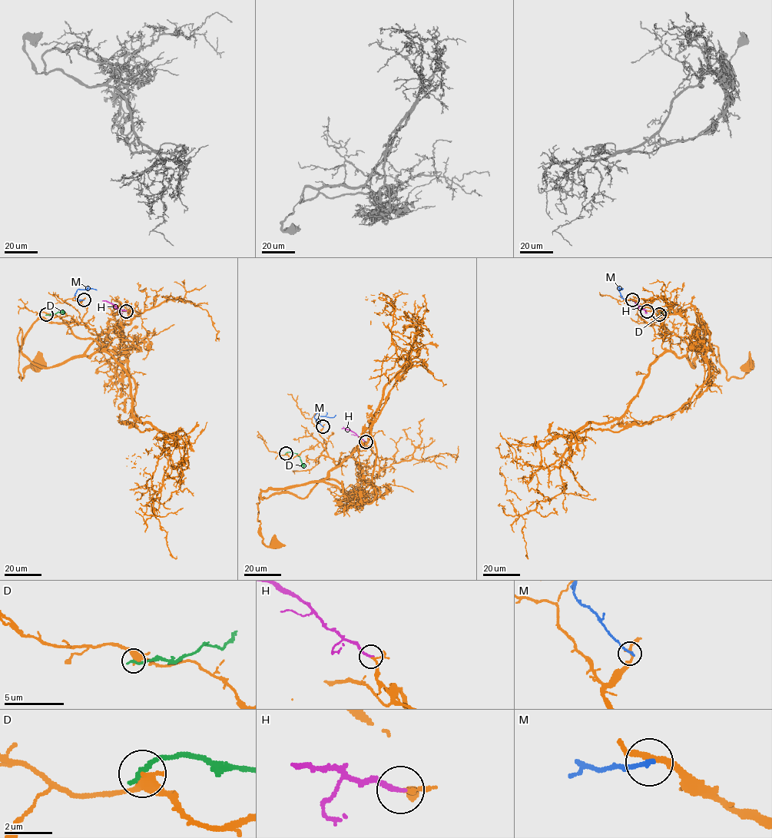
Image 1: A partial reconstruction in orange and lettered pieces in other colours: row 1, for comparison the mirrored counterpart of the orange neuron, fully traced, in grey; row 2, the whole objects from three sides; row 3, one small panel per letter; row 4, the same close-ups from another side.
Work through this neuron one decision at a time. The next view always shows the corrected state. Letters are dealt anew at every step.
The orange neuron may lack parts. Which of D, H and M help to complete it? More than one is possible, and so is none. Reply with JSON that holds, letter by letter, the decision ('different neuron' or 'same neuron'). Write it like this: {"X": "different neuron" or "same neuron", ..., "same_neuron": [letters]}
{"D": "different neuron", "H": "same neuron", "M": "different neuron", "same_neuron": ["H"]}

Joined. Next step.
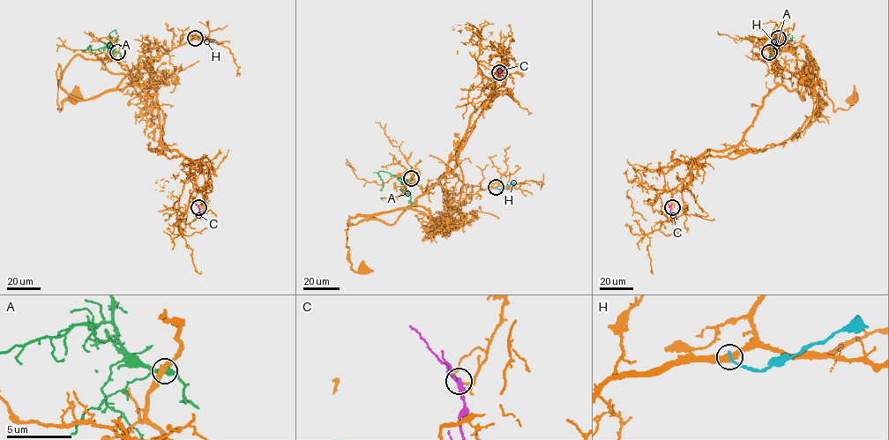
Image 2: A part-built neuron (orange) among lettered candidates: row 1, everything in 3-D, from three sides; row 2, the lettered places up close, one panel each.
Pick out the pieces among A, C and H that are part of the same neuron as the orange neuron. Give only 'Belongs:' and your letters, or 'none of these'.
Belongs: C

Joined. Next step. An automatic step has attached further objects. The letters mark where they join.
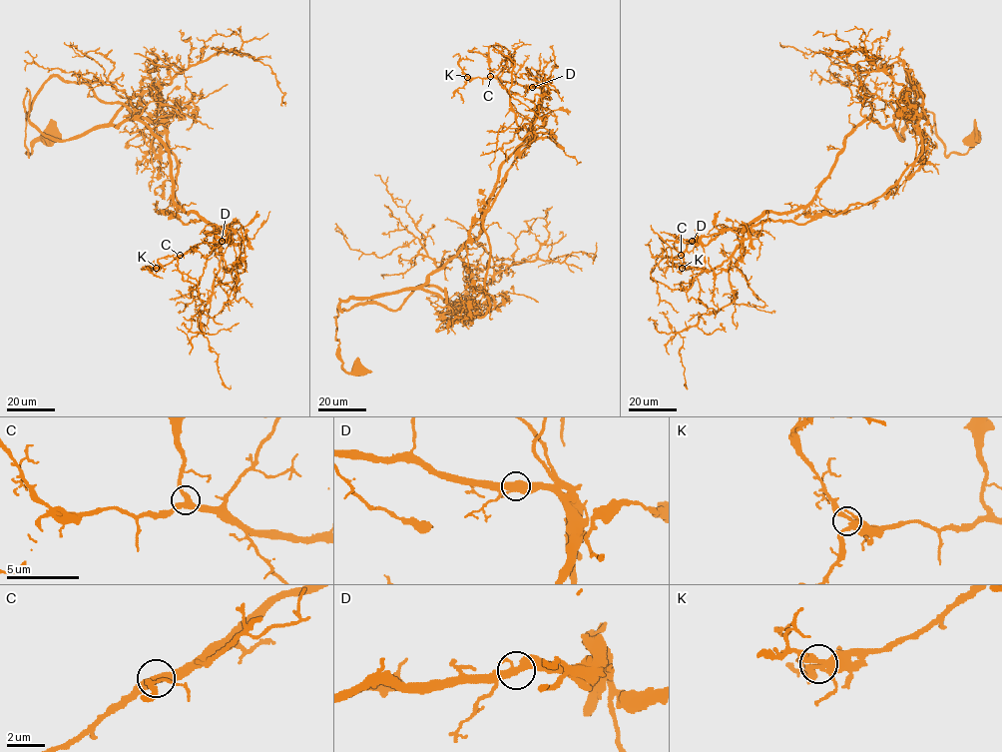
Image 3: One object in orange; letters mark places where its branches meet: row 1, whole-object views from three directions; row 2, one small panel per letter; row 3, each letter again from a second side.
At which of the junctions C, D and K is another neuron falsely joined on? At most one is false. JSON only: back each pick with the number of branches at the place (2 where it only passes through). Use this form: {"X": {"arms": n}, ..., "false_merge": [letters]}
{"false_merge": []}

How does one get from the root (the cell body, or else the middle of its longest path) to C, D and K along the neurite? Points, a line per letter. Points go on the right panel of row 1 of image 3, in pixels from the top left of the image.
C: (973, 137), (946, 156), (909, 89), (902, 140), (865, 119), (808, 203), (698, 237), (681, 255)
D: (973, 137), (965, 154), (946, 156), (934, 115), (909, 89), (902, 140), (865, 119), (808, 203), (692, 241)
K: (973, 137), (946, 156), (909, 89), (902, 140), (865, 119), (808, 203), (698, 237), (682, 268)

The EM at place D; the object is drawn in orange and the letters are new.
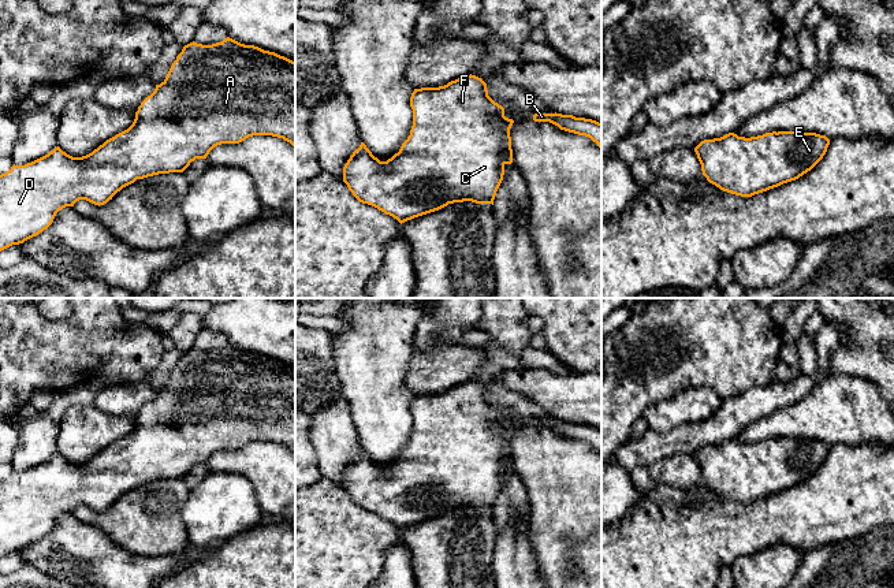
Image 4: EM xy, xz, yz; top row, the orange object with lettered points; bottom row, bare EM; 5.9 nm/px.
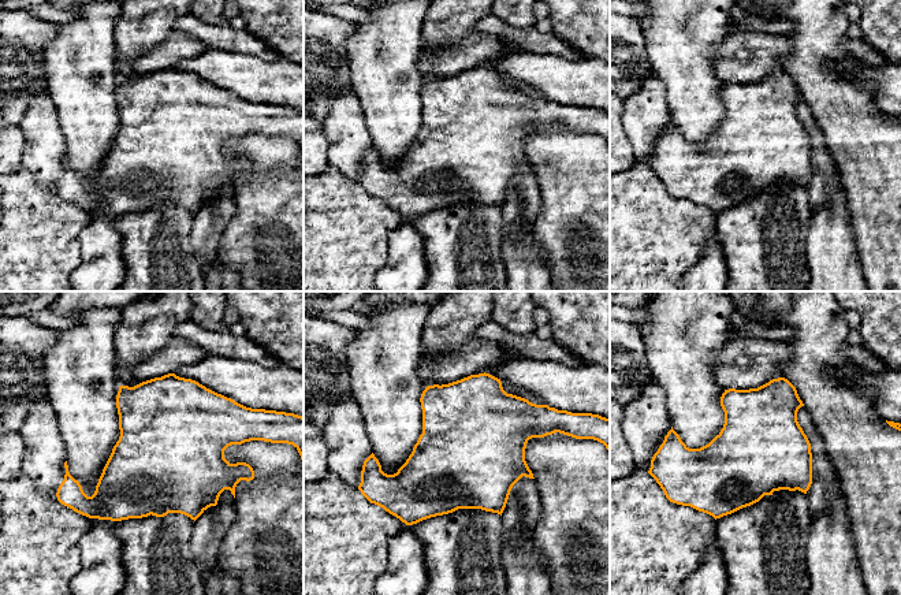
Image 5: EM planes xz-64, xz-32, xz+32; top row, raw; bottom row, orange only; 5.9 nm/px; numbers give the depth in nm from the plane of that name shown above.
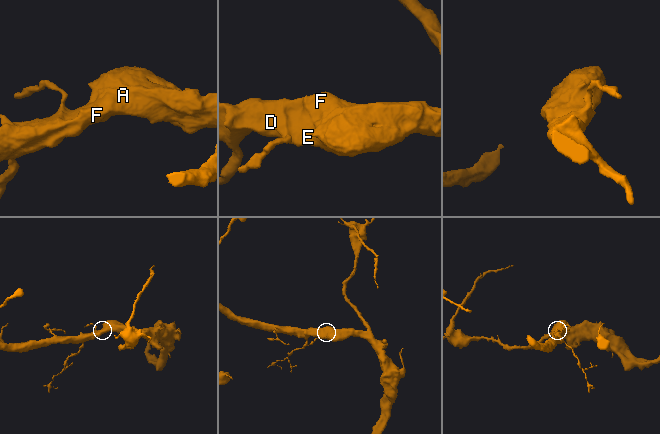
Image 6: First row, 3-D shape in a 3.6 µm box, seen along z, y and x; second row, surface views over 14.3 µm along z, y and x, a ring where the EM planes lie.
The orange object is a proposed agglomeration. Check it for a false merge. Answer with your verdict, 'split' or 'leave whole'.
leave whole

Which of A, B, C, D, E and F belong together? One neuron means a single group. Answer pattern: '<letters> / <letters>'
A B C D E F

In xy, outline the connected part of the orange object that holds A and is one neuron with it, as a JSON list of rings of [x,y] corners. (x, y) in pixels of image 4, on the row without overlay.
[[[230,343],[212,351],[193,347],[183,353],[165,386],[141,409],[127,436],[86,462],[72,464],[57,453],[31,469],[14,470],[0,481],[0,558],[38,542],[52,531],[60,516],[74,513],[79,506],[104,511],[137,485],[183,479],[195,465],[206,465],[215,453],[239,450],[253,442],[283,444],[295,453],[295,368]]]

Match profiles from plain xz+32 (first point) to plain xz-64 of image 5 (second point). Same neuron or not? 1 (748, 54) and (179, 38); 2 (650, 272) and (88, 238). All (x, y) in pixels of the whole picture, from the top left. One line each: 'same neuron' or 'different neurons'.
1: same neuron
2: different neurons

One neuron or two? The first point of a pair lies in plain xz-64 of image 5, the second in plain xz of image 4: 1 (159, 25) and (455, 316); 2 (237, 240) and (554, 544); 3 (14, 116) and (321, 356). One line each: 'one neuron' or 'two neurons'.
1: one neuron
2: one neuron
3: one neuron

